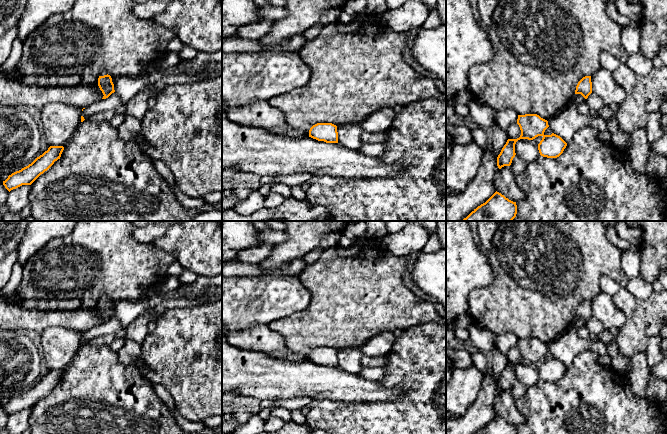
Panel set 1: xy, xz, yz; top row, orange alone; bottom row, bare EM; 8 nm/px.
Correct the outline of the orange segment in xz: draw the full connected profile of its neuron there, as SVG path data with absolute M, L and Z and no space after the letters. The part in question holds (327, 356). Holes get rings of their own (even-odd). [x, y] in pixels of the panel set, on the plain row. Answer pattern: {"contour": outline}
{"contour": "M317 347L310 352L309 361L326 367L338 367L337 350L332 347Z"}

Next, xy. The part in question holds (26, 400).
{"contour": "M50 370L47 375L37 381L31 388L16 395L3 405L3 409L10 416L22 409L31 409L41 398L47 395L55 385L60 383L63 370Z"}

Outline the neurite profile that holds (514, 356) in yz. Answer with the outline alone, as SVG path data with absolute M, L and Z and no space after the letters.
M517 346L513 347L507 354L508 363L517 363L521 359L521 354Z

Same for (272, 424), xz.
M270 417L265 420L264 432L273 433L285 426L286 422L278 417Z

